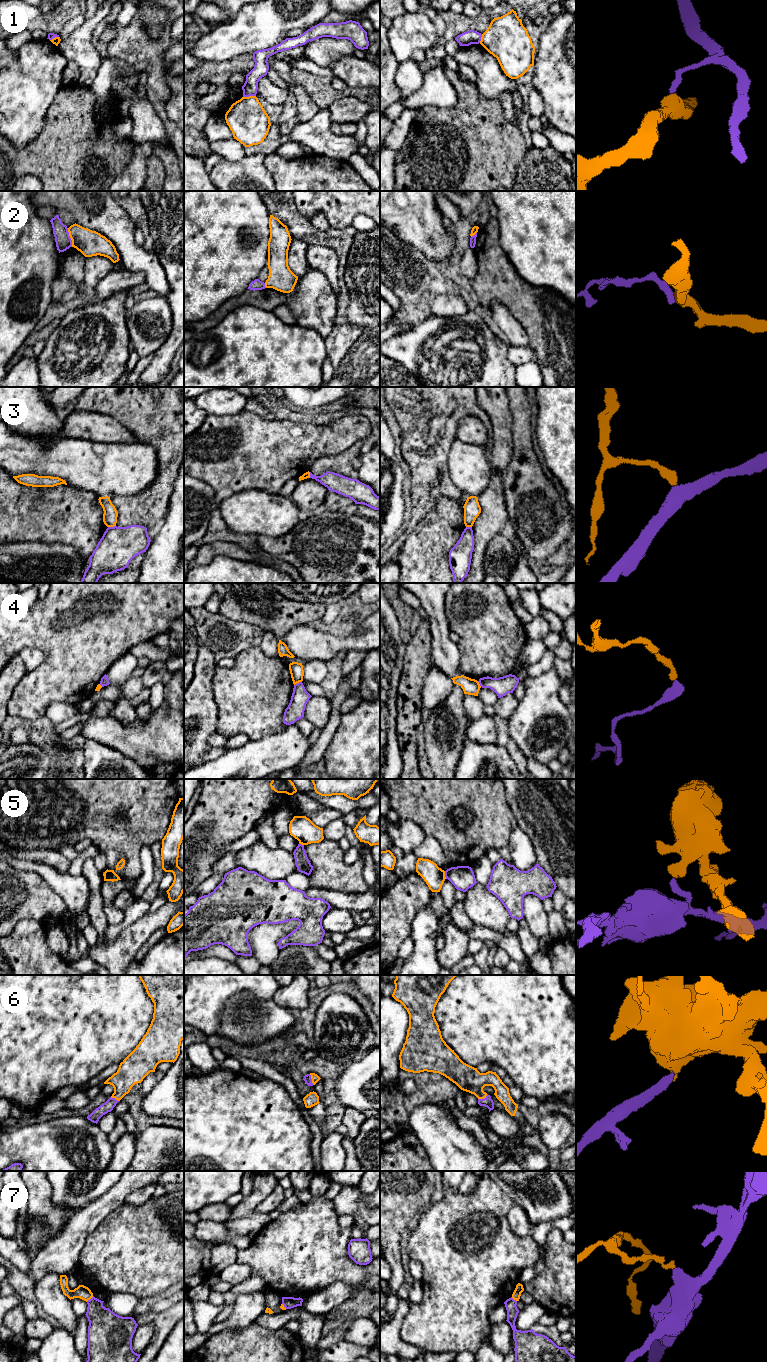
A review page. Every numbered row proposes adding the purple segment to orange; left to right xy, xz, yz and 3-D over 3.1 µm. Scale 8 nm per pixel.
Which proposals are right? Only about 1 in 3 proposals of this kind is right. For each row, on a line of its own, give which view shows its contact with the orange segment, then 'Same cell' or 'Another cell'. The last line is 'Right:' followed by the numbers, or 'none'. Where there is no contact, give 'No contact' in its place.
1: Touches orange in xz. Another cell
2: Touches orange in xy. Another cell
3: Touches orange in xy. Another cell
4: Touches orange in xz. Another cell
5: Touches orange in yz. Another cell
6: Touches orange in yz. Same cell
7: Touches orange in xy. Another cell
Right: 6

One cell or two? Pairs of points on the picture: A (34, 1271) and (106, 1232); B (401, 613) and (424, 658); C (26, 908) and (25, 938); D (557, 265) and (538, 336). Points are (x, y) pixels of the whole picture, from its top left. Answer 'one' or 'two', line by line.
A: two
B: one
C: two
D: two

